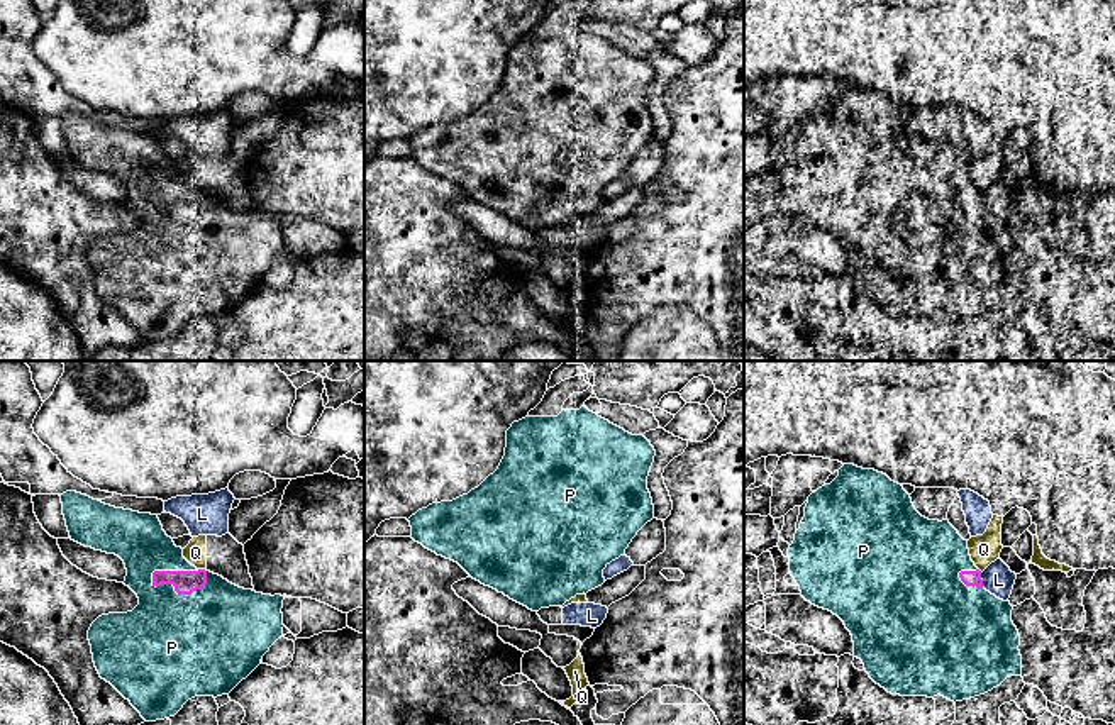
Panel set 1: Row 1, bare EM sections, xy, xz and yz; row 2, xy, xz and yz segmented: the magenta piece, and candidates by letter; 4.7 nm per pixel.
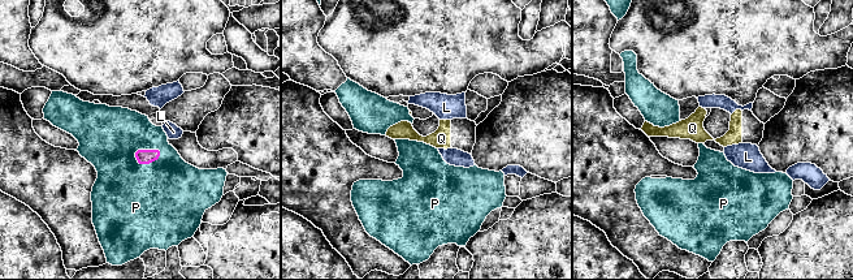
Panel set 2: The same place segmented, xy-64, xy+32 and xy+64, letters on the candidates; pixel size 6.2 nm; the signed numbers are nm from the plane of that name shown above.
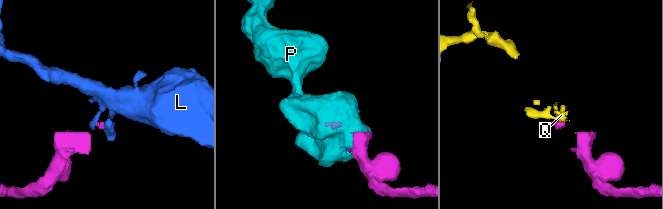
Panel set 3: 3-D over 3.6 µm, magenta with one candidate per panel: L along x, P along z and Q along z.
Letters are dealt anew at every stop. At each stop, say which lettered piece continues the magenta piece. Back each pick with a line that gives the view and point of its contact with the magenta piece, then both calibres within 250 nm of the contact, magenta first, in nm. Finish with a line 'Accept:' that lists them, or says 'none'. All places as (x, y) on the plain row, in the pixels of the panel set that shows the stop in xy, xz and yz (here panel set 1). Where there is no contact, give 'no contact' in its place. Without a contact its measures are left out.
P: xy (183, 214) | 110/500 nm
Accept: P

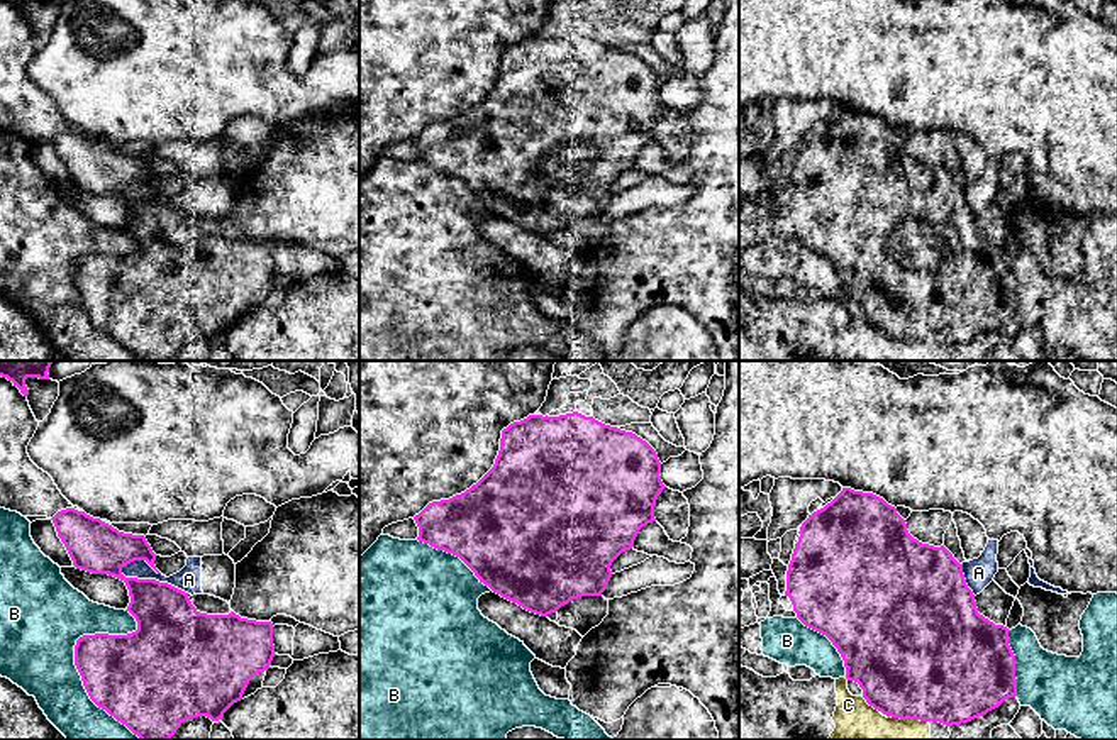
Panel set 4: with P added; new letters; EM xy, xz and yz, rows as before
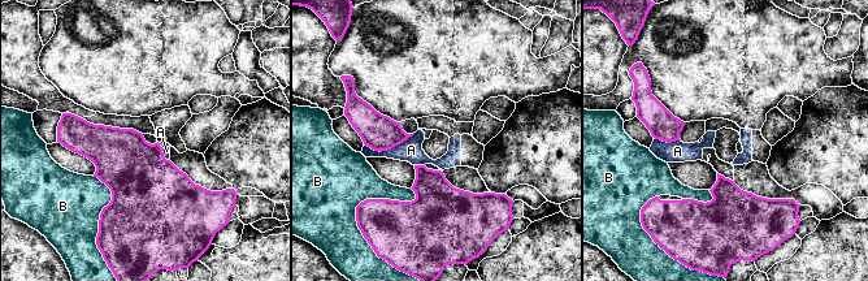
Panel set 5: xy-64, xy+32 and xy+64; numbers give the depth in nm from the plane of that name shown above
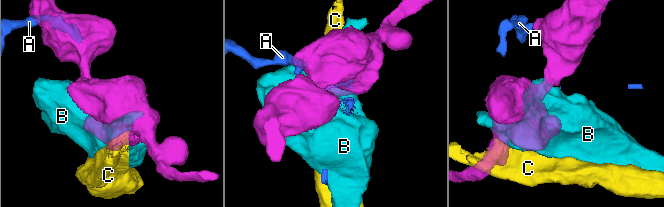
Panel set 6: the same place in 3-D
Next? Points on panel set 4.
Accept: none

